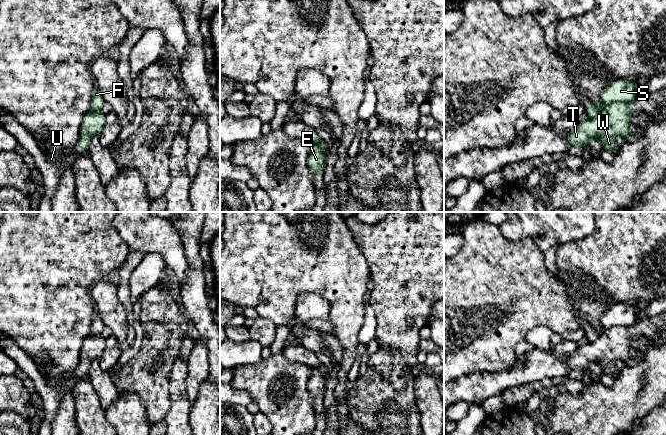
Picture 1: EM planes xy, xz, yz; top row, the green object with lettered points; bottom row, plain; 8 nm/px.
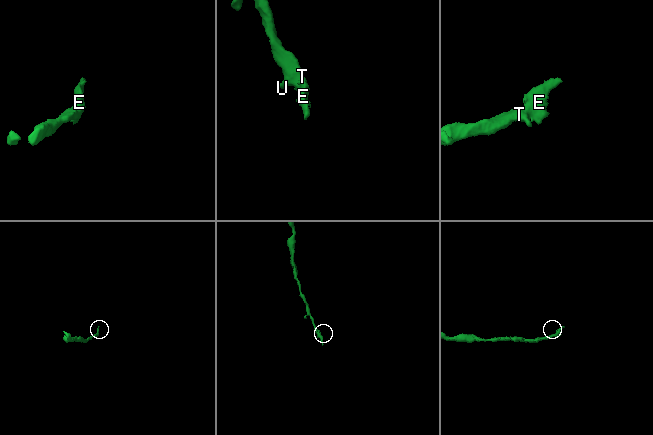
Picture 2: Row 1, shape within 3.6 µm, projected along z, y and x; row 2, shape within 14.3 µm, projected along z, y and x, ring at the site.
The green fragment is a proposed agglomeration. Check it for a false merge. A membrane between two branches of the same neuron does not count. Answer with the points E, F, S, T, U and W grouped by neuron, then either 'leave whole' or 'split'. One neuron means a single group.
E T U W / F S | split

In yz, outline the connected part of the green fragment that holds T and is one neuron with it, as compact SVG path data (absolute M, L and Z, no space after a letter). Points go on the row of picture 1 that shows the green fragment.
M634 101L616 102L605 106L594 118L587 118L566 134L566 140L573 147L588 147L591 140L598 140L604 150L614 155L619 153L615 138L621 136L625 143L636 137L630 130L631 108Z

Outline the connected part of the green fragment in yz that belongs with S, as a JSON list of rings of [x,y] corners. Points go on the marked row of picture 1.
[[[617,79],[601,91],[600,104],[594,104],[590,100],[585,101],[585,109],[589,112],[589,118],[594,118],[600,106],[607,106],[616,102],[631,102],[636,98],[638,83],[628,79]]]

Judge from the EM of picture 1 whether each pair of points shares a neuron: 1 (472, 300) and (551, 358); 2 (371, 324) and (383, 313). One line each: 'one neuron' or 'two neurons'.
1: two neurons
2: two neurons

